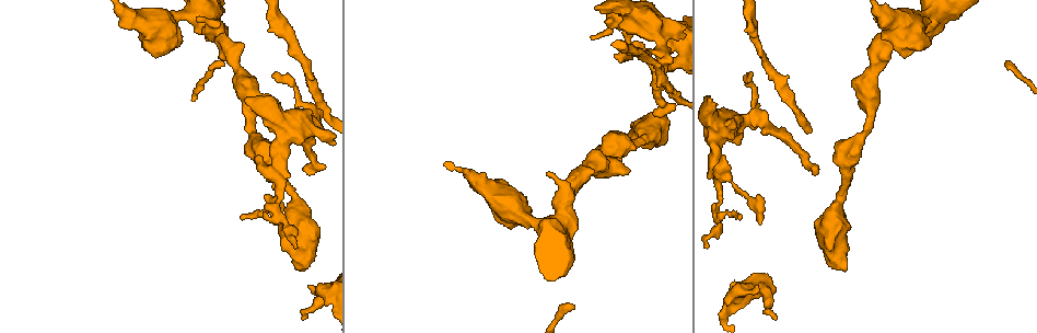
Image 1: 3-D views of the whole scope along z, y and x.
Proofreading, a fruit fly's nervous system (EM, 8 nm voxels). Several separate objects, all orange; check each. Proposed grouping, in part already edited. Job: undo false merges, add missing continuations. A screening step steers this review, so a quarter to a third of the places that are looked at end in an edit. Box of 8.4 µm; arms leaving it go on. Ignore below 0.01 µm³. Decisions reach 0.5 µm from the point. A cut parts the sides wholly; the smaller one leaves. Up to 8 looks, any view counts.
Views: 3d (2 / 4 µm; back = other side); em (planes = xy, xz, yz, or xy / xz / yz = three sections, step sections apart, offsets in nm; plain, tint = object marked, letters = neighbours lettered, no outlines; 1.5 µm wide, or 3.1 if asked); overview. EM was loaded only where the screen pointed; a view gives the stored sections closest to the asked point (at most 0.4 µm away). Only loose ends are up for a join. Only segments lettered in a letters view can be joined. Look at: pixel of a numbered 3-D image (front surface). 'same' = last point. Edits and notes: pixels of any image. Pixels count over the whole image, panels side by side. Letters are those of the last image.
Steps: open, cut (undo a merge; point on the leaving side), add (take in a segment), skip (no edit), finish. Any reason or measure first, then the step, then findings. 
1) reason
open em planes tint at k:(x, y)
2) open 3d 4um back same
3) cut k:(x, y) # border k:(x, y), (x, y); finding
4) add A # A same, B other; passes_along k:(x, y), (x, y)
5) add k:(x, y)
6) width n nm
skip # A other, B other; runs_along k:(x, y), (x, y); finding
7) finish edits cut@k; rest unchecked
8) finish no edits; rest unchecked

tapers out
open 3d 2um at 1:(241, 216)

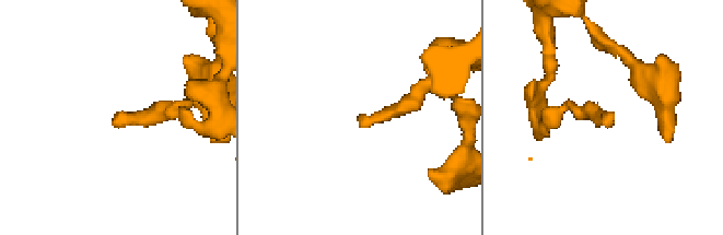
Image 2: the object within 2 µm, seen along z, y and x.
open em xy step 4 tint at 2:(114, 124)

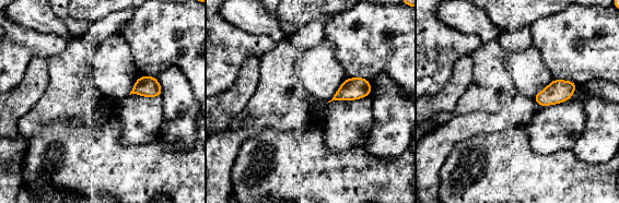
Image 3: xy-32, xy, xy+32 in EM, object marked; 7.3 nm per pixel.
another direction
open em planes letters same

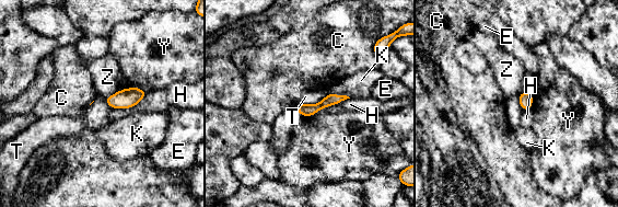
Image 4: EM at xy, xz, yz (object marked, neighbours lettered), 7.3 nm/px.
skip # C other, E other, H other, K other, T other, Y other, Z other; no lettered segment goes on from it

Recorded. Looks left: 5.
abrupt turn
open em planes tint at 1:(302, 128)

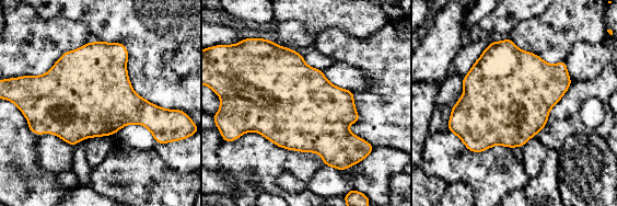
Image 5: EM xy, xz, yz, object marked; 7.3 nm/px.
what lies round it
open em planes letters same

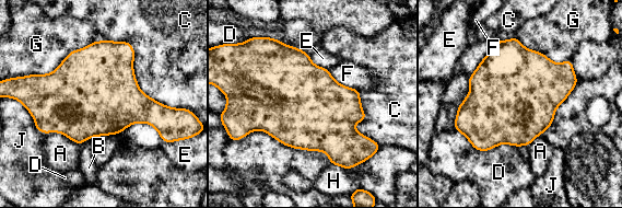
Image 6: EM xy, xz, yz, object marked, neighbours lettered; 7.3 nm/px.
longest_contact C 750 nm
skip # A other, B other, C other, D other, E other, F other, G other, H other, J other; all the same neuron

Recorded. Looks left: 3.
stops while still wide
open em planes letters at 1:(629, 172)

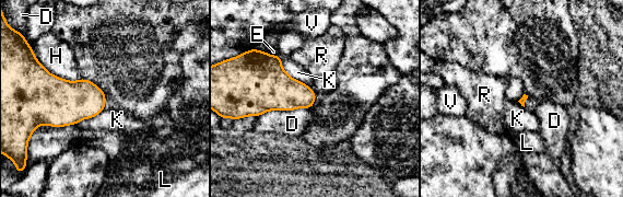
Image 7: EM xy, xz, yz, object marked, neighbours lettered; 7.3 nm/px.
longest_contact D 400 nm
skip # D other, E other, H other, K other, L other, R other, V other; border 7:(309, 107), (267, 109), (257, 116); none of them fits

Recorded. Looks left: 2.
finish no edits; rest unchecked

